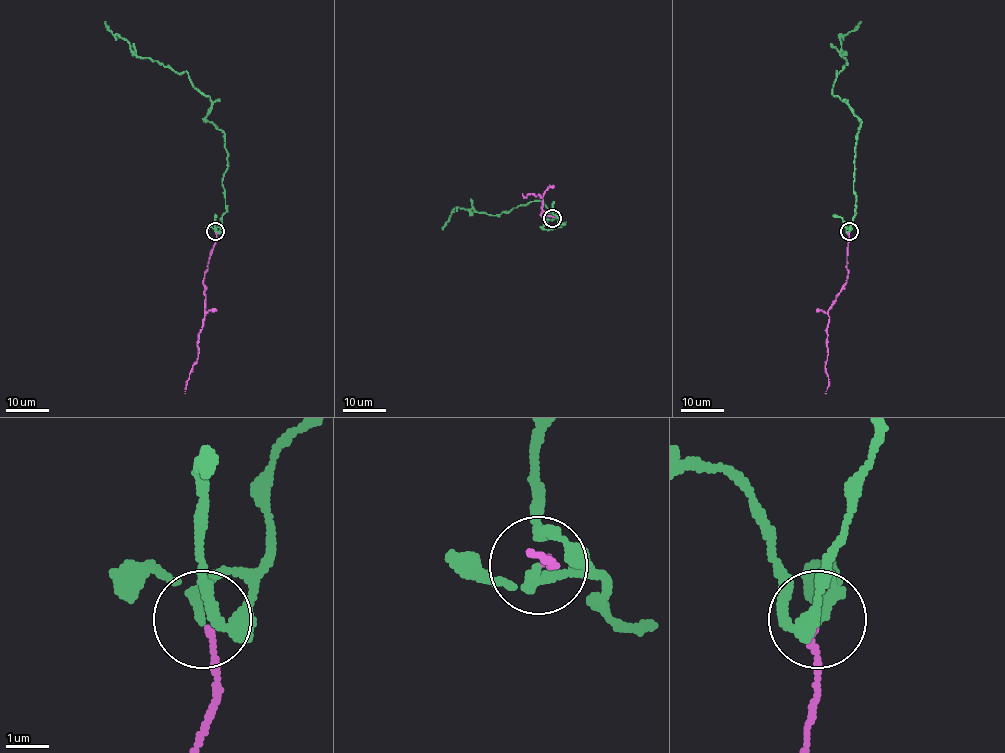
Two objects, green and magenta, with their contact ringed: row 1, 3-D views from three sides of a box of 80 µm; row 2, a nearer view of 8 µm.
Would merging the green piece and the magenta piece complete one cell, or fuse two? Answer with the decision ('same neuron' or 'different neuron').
same neuron

